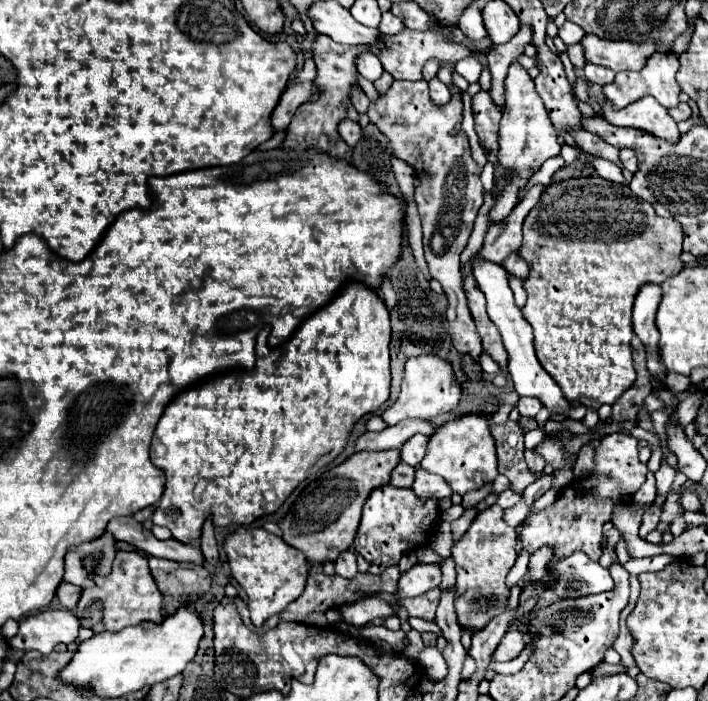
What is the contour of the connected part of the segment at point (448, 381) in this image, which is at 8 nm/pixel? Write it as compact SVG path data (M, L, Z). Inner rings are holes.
M415 356L405 364L405 378L399 392L399 398L381 414L387 426L393 426L401 420L435 420L453 412L461 398L461 386L455 382L451 366L437 356Z

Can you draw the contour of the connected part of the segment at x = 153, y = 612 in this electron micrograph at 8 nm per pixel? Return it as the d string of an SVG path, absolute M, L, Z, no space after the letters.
M131 550L131 552L117 552L111 572L107 576L97 576L93 590L81 592L75 616L79 618L81 626L91 628L93 632L121 630L125 626L135 626L145 620L161 622L163 620L161 606L163 596L149 572L149 558L143 556L139 550Z

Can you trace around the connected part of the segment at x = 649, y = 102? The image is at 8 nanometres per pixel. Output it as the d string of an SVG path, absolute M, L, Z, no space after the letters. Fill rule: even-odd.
M643 96L643 100L637 100L637 104L629 104L629 108L621 108L621 110L609 108L609 104L605 104L603 100L601 114L611 124L639 128L657 138L665 138L669 142L679 140L679 128L675 120L669 116L667 108L657 104L657 100L653 100L651 96Z

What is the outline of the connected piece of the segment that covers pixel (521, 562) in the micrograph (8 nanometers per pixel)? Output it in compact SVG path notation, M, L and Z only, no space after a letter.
M522 549L518 554L514 566L509 571L506 579L506 584L511 589L526 573L528 570L530 554Z

